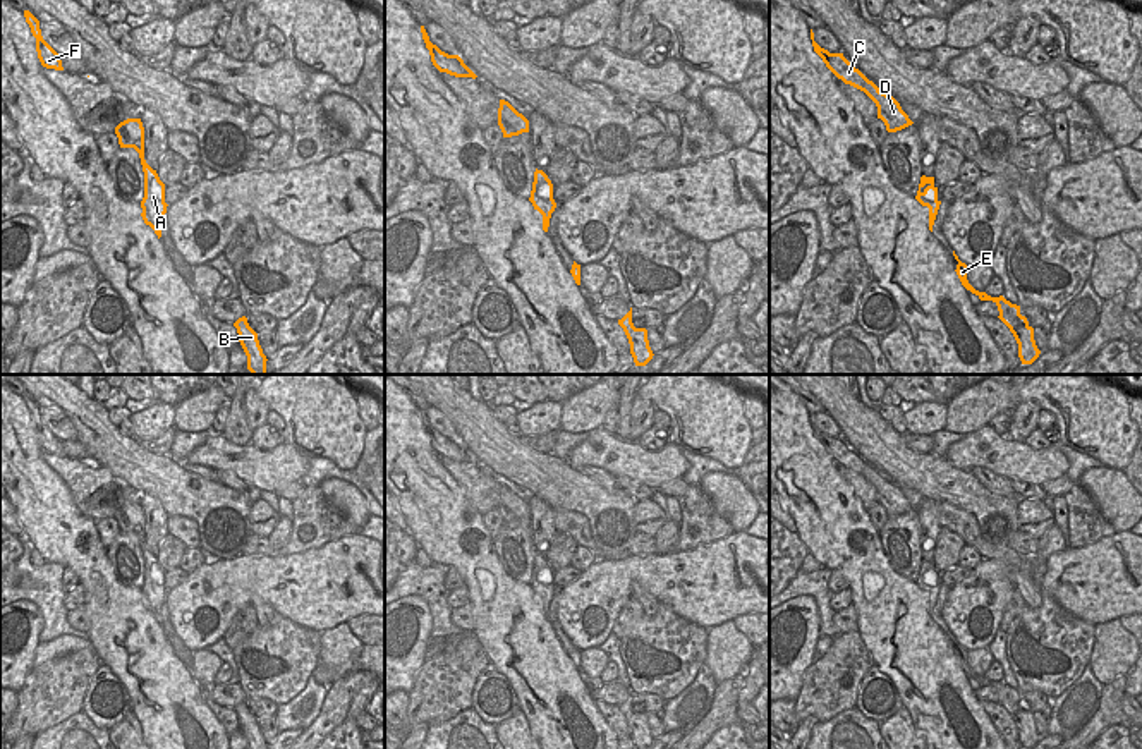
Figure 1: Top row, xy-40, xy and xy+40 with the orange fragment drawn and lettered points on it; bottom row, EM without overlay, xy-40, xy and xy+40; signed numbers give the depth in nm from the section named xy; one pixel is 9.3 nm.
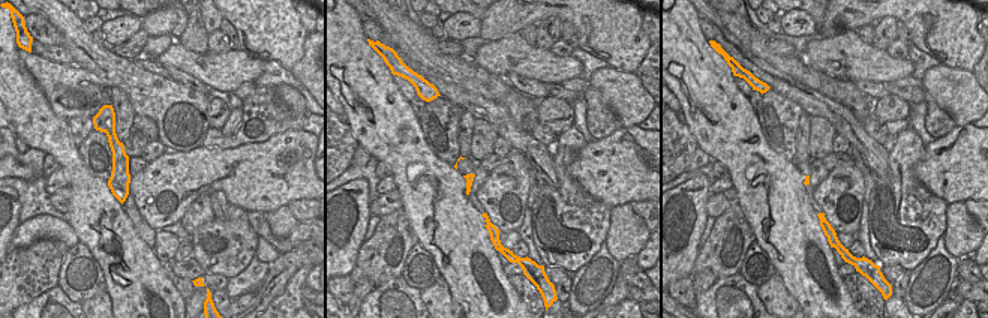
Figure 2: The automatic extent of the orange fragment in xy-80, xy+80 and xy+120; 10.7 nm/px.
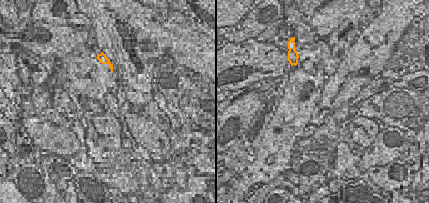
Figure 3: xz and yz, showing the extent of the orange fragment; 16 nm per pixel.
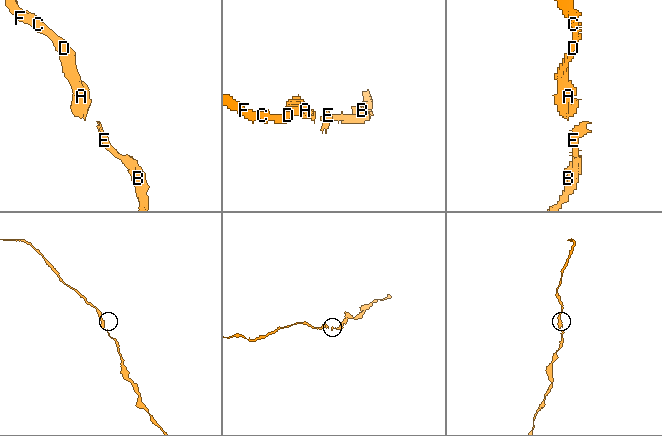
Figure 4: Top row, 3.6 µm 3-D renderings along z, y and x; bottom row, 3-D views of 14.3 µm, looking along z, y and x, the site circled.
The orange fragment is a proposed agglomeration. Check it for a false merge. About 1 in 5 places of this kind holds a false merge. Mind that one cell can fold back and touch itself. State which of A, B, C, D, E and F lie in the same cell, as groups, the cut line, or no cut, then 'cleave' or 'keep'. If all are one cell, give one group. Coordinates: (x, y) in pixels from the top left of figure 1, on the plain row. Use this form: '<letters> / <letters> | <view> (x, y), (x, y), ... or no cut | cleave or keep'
A B C D E F | no cut | keep

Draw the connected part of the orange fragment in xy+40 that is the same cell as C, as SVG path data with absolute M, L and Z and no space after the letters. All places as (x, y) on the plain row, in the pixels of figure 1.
M811 414L811 424L814 436L823 443L826 452L845 469L850 469L860 476L864 476L878 491L878 503L881 503L886 510L888 517L902 515L914 507L908 500L902 495L900 488L883 478L872 466L869 466L859 454L855 454L843 438L829 438L828 435L821 433L814 426L814 417Z

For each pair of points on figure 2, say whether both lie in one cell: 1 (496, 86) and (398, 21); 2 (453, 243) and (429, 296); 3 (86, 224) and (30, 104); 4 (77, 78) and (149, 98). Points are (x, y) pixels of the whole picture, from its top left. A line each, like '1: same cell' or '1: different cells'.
1: same cell
2: different cells
3: same cell
4: different cells

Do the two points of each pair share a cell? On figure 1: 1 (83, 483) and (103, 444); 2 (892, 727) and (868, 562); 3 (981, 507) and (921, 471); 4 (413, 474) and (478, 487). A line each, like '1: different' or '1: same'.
1: different
2: different
3: same
4: different

